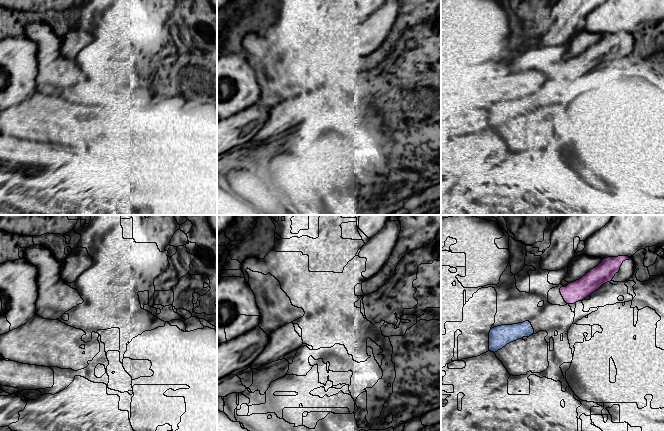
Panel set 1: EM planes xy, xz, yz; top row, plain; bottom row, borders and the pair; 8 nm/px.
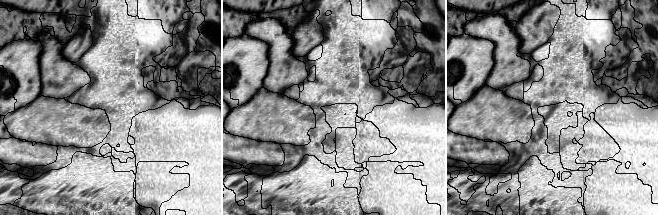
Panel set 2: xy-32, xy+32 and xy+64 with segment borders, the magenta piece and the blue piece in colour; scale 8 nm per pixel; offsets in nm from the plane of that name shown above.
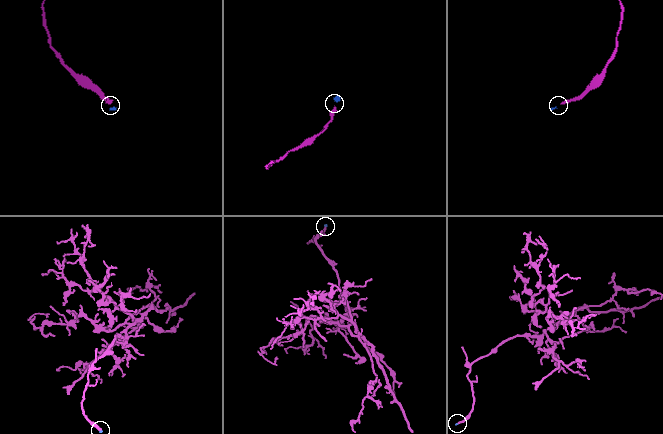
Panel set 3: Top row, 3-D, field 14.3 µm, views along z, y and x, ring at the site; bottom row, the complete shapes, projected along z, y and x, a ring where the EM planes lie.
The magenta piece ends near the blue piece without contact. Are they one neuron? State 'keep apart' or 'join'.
keep apart

